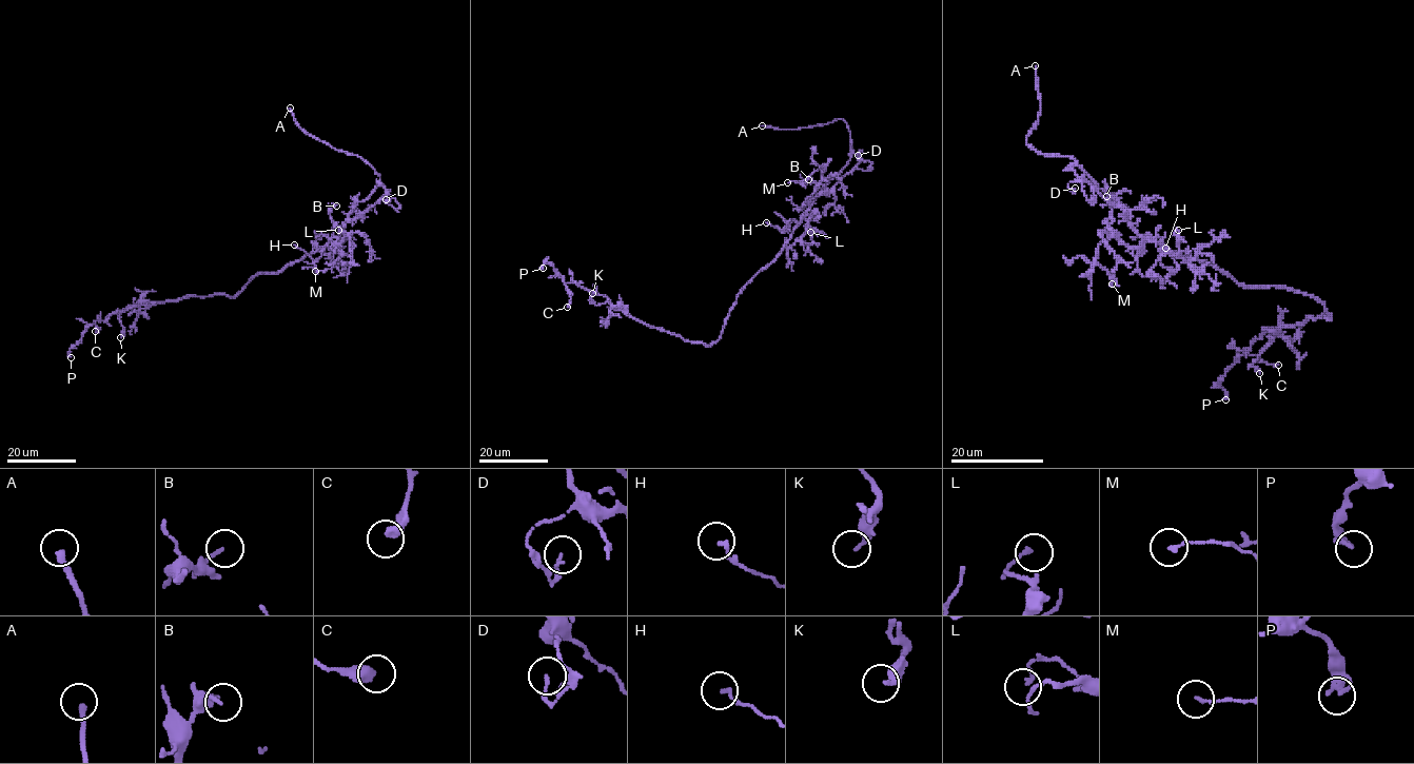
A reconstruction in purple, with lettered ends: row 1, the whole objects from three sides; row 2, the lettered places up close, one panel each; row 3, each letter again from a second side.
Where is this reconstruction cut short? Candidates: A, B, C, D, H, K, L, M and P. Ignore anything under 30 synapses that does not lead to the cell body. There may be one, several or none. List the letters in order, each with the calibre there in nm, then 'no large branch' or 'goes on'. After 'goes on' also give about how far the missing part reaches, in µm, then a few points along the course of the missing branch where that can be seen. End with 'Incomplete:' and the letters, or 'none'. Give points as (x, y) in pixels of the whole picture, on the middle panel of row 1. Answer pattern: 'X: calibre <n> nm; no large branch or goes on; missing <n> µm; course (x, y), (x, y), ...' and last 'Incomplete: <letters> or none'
A: calibre 240 nm; goes on; missing 8 µm; course (762, 125), (759, 113)
B: calibre 130 nm; no large branch
C: calibre 400 nm; no large branch
D: calibre 140 nm; no large branch
H: calibre 140 nm; no large branch
K: calibre 240 nm; no large branch
L: calibre 140 nm; no large branch
M: calibre 140 nm; no large branch
P: calibre 150 nm; no large branch
Incomplete: A

